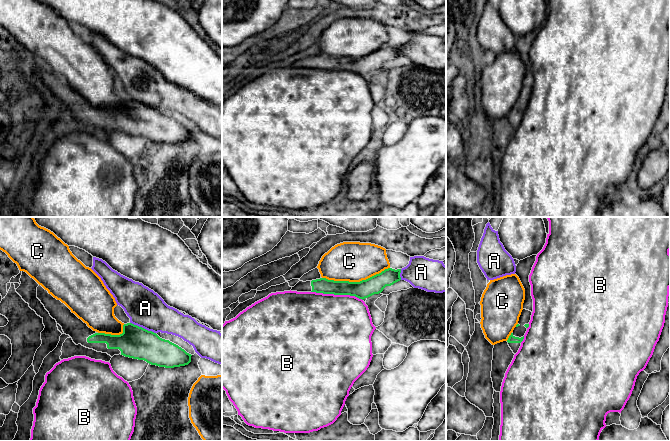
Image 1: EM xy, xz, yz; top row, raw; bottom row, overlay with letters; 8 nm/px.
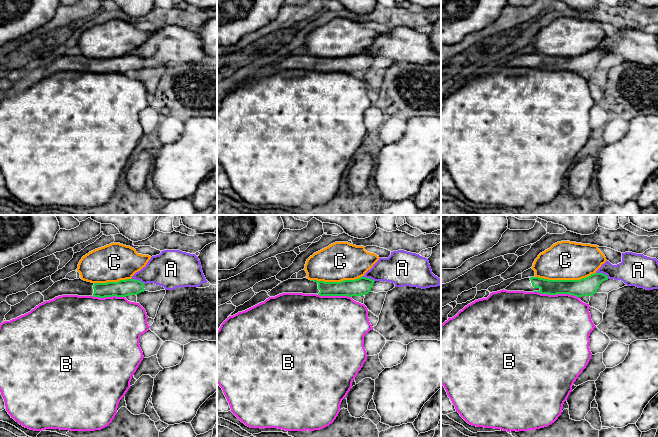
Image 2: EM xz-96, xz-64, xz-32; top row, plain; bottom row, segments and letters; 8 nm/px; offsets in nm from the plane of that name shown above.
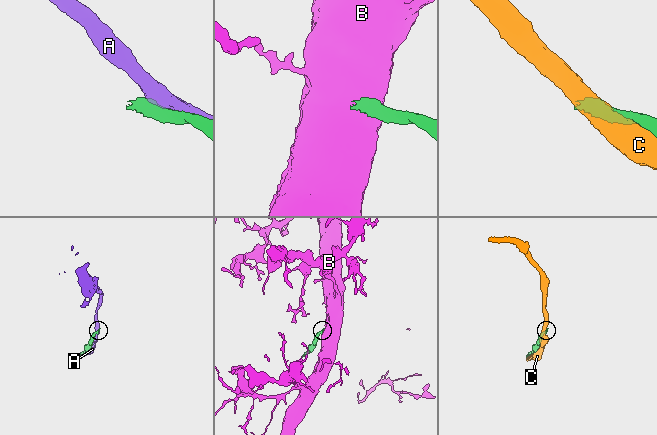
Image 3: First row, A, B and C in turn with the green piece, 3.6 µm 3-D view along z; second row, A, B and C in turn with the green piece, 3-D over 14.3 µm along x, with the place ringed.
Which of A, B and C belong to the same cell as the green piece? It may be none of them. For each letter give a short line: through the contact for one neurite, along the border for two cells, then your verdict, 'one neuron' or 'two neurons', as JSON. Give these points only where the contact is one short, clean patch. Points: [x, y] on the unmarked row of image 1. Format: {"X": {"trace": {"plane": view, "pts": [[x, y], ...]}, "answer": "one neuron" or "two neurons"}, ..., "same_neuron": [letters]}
{"A": {"answer": "two neurons"}, "B": {"trace": {"plane": "xz", "pts": [[311, 67], [327, 70], [349, 70], [362, 76]]}, "answer": "two neurons"}, "C": {"answer": "two neurons"}, "same_neuron": []}

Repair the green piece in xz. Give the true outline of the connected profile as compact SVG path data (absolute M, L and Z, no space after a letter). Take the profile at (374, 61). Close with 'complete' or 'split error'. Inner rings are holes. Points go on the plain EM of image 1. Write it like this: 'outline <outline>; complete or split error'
outline M388 44L360 58L334 57L320 54L312 57L299 57L291 67L316 68L334 71L350 71L359 75L379 70L386 62L391 62L401 56L401 45Z; split error

